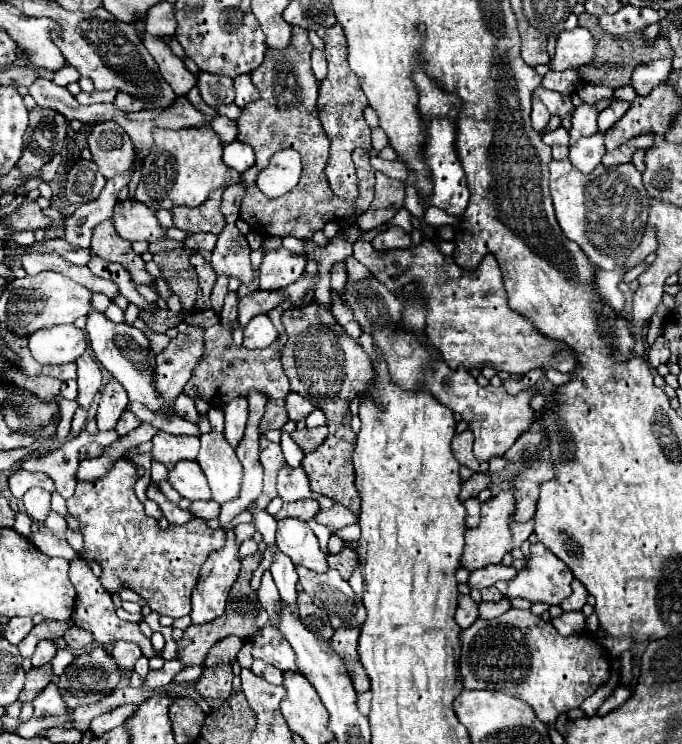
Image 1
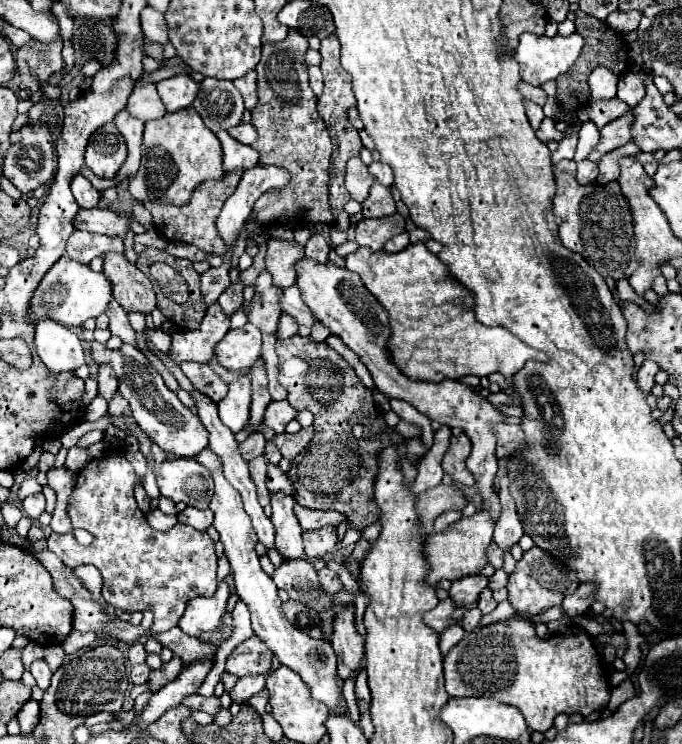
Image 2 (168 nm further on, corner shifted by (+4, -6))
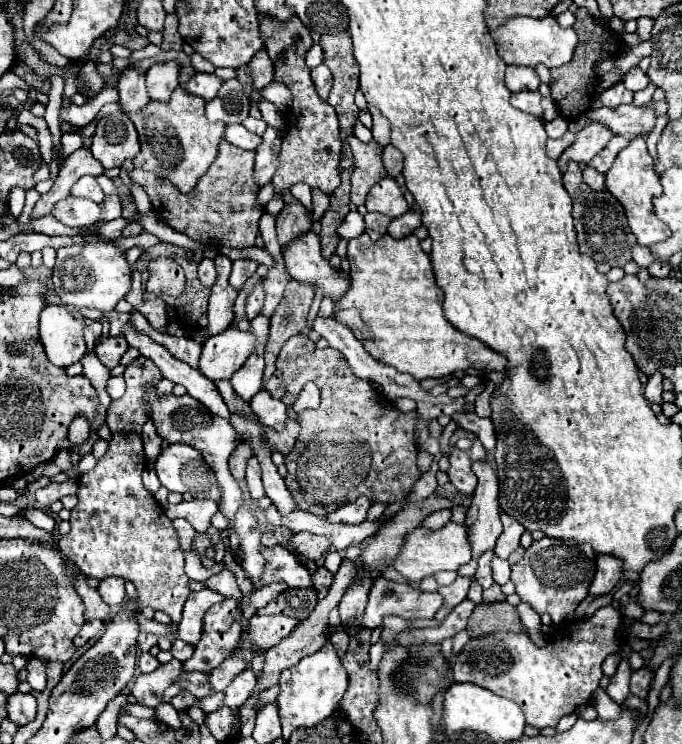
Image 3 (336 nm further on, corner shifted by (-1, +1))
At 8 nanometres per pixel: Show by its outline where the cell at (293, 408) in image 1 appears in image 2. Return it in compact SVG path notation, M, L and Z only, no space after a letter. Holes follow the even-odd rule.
M285 399L285 401L277 401L277 403L271 403L265 411L265 425L271 427L275 433L283 433L285 431L285 425L289 421L293 421L297 415L297 409L291 407L291 403Z

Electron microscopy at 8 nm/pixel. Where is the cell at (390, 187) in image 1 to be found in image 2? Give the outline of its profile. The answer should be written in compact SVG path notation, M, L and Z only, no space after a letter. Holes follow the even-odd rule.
M381 183L371 185L371 193L367 201L363 201L363 217L387 217L395 213L395 201L391 191Z

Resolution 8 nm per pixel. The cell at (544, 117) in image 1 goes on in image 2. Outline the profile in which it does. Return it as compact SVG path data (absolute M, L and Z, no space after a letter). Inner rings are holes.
M525 101L525 111L527 111L527 117L529 117L529 123L531 123L533 131L537 131L539 125L541 125L541 121L543 121L543 117L545 117L543 109L539 105L535 105L535 103Z

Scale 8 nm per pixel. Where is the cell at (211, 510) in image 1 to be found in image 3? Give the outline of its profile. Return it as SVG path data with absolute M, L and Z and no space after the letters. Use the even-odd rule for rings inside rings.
M190 500L180 502L176 506L166 506L166 514L170 520L186 518L198 534L204 534L210 526L210 518L218 512L218 504L214 500Z

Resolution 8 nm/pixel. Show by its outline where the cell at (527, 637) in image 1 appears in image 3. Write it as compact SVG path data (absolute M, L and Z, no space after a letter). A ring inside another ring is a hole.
M604 606L596 610L592 618L578 620L564 630L560 630L546 646L536 646L526 634L490 634L480 640L470 640L464 650L460 652L458 658L454 658L454 680L456 682L472 682L482 688L488 688L496 692L498 696L504 696L508 700L514 700L524 716L526 724L534 728L546 728L546 726L556 726L562 716L572 714L578 706L588 704L594 690L598 688L598 682L602 678L602 662L606 656L616 654L622 644L622 636L618 630L624 628L624 618L614 606Z

